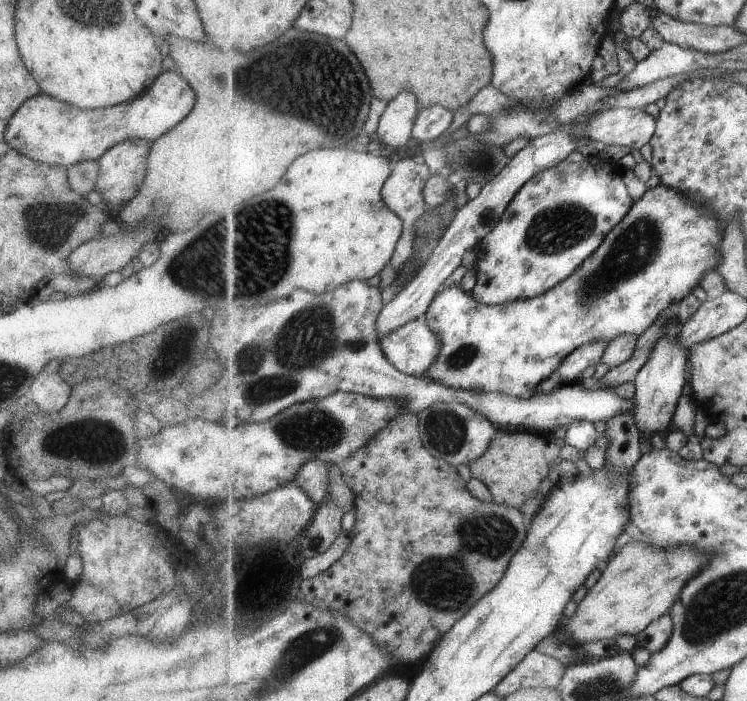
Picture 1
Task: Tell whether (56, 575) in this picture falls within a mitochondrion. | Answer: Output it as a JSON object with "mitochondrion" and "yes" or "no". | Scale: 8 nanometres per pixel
{"mitochondrion":"no"}

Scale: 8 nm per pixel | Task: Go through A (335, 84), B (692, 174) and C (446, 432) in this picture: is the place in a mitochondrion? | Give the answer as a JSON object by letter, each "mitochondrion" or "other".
{"A":"mitochondrion","B":"other","C":"mitochondrion"}

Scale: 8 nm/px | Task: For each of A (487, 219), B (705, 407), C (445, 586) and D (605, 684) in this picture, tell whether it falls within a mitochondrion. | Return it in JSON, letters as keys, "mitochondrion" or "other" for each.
{"A":"other","B":"other","C":"mitochondrion","D":"mitochondrion"}

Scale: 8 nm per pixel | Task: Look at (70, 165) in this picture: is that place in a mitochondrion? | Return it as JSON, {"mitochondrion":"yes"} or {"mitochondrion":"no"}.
{"mitochondrion":"no"}

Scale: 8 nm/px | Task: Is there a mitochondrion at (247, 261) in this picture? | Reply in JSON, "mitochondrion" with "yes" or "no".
{"mitochondrion":"yes"}

